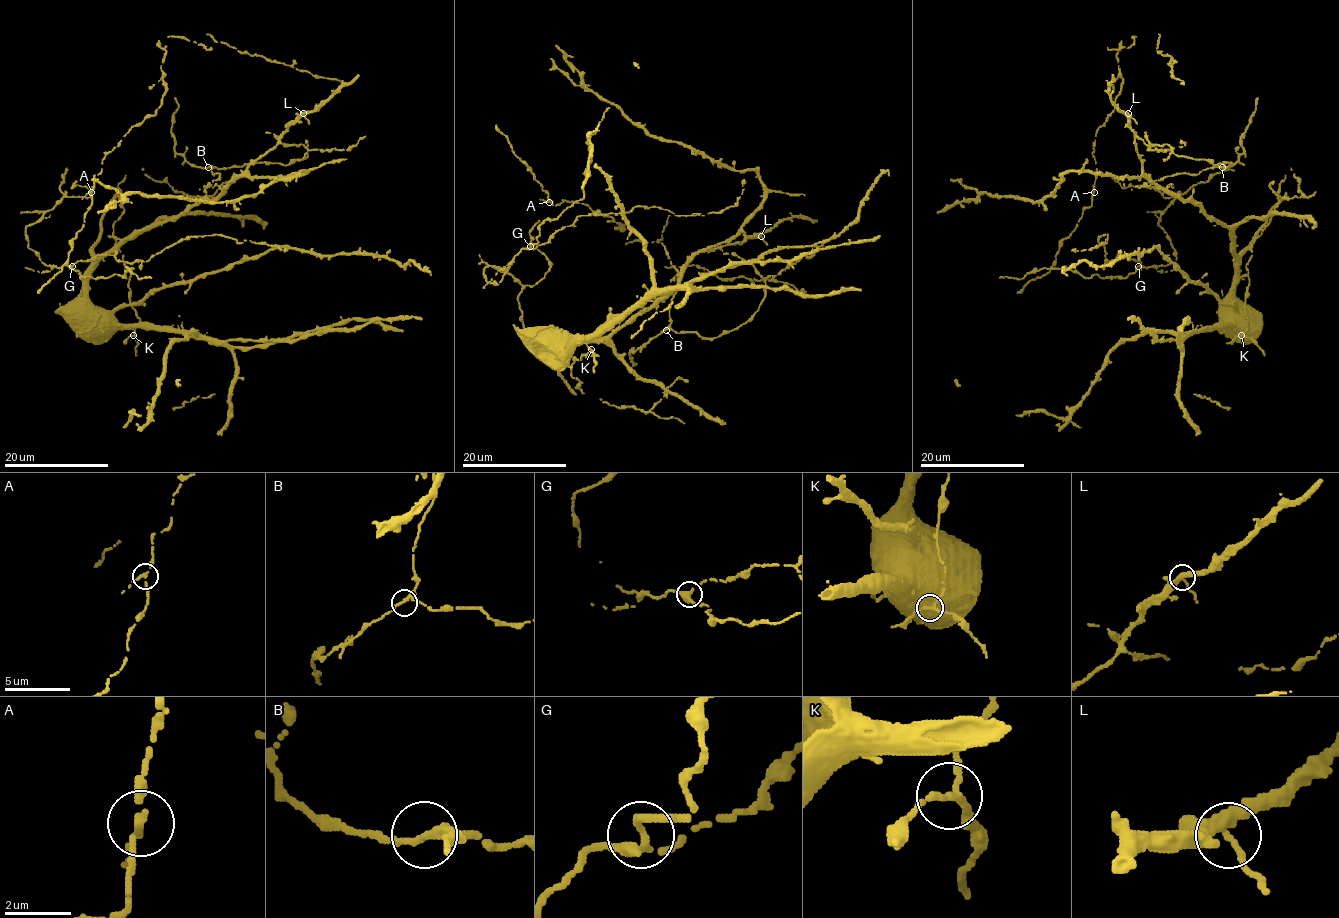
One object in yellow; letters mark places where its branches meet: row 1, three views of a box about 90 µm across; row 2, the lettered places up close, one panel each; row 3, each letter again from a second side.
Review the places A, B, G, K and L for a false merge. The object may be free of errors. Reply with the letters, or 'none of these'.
A

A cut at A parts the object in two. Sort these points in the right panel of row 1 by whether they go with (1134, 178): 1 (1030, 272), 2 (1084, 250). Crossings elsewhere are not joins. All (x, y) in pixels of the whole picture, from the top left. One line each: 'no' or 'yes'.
1: yes
2: yes

